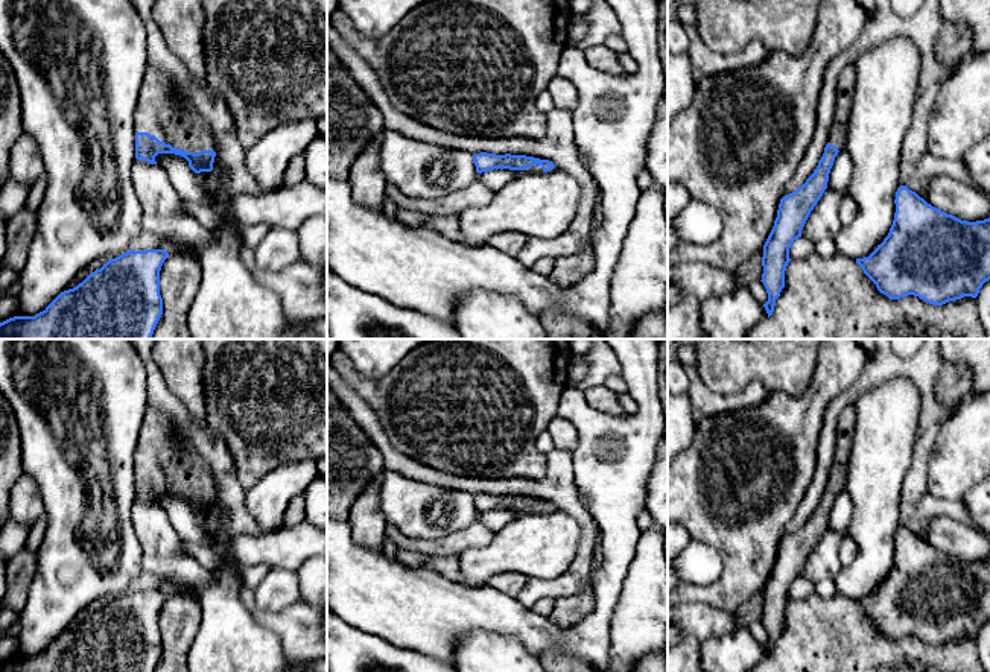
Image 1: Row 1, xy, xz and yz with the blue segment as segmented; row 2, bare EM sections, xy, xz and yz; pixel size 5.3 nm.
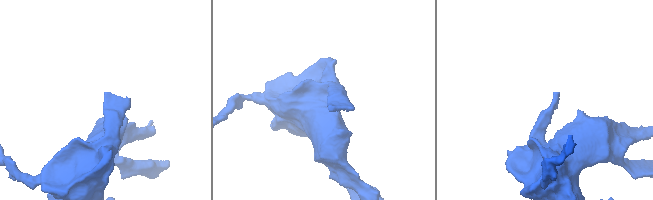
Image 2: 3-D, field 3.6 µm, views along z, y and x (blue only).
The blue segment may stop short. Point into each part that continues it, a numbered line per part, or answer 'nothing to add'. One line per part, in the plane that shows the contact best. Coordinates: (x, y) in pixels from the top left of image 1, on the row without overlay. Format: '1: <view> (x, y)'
1: xy (161, 452)

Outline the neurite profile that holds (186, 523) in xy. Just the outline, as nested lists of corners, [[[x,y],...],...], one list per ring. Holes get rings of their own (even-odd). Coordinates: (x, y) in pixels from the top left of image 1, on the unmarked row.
[[[158,494],[155,502],[167,514],[173,531],[181,540],[207,547],[216,544],[213,532],[201,521],[198,514],[189,508],[189,502],[184,497]]]

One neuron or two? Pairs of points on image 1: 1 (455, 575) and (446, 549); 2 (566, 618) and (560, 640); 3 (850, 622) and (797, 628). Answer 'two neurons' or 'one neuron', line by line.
1: two neurons
2: two neurons
3: one neuron

